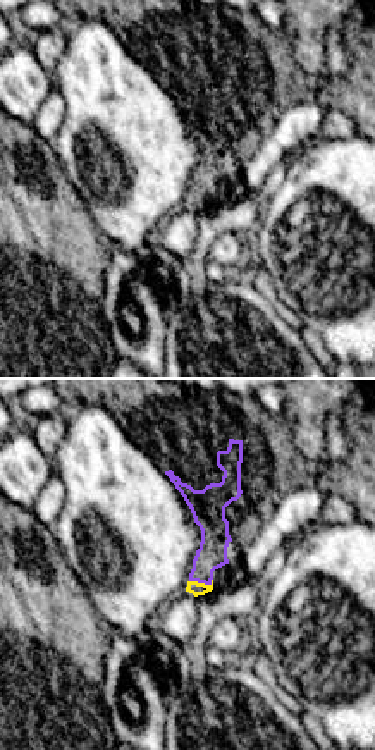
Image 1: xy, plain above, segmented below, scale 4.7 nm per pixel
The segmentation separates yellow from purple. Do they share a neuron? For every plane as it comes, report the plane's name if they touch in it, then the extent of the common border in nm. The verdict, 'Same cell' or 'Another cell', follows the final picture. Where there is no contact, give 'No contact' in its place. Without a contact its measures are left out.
Touches yellow in xy. Shared border 110 nm

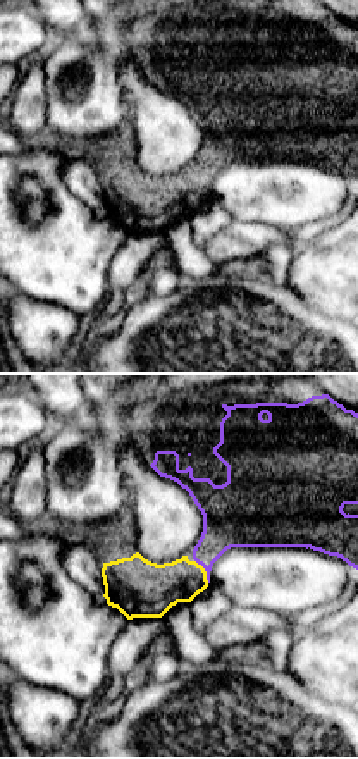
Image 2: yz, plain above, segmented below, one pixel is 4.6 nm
Touches yellow in yz. Shared border 130 nm

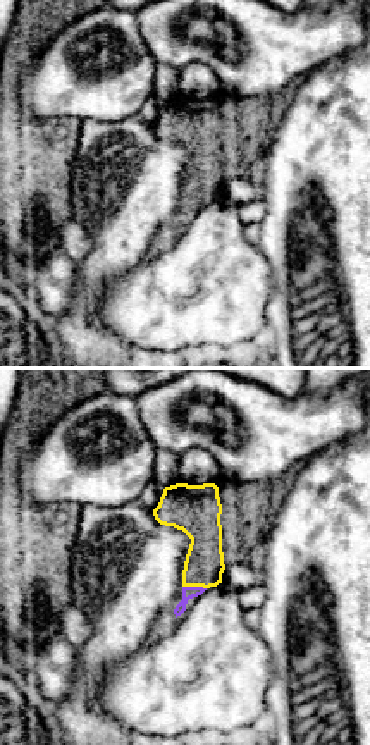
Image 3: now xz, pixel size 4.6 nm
Touches yellow in xz. Shared border 110 nm

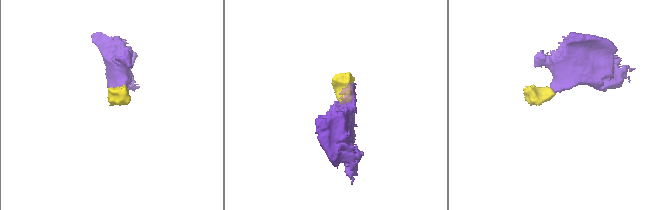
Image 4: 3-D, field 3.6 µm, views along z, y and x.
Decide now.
Same cell

